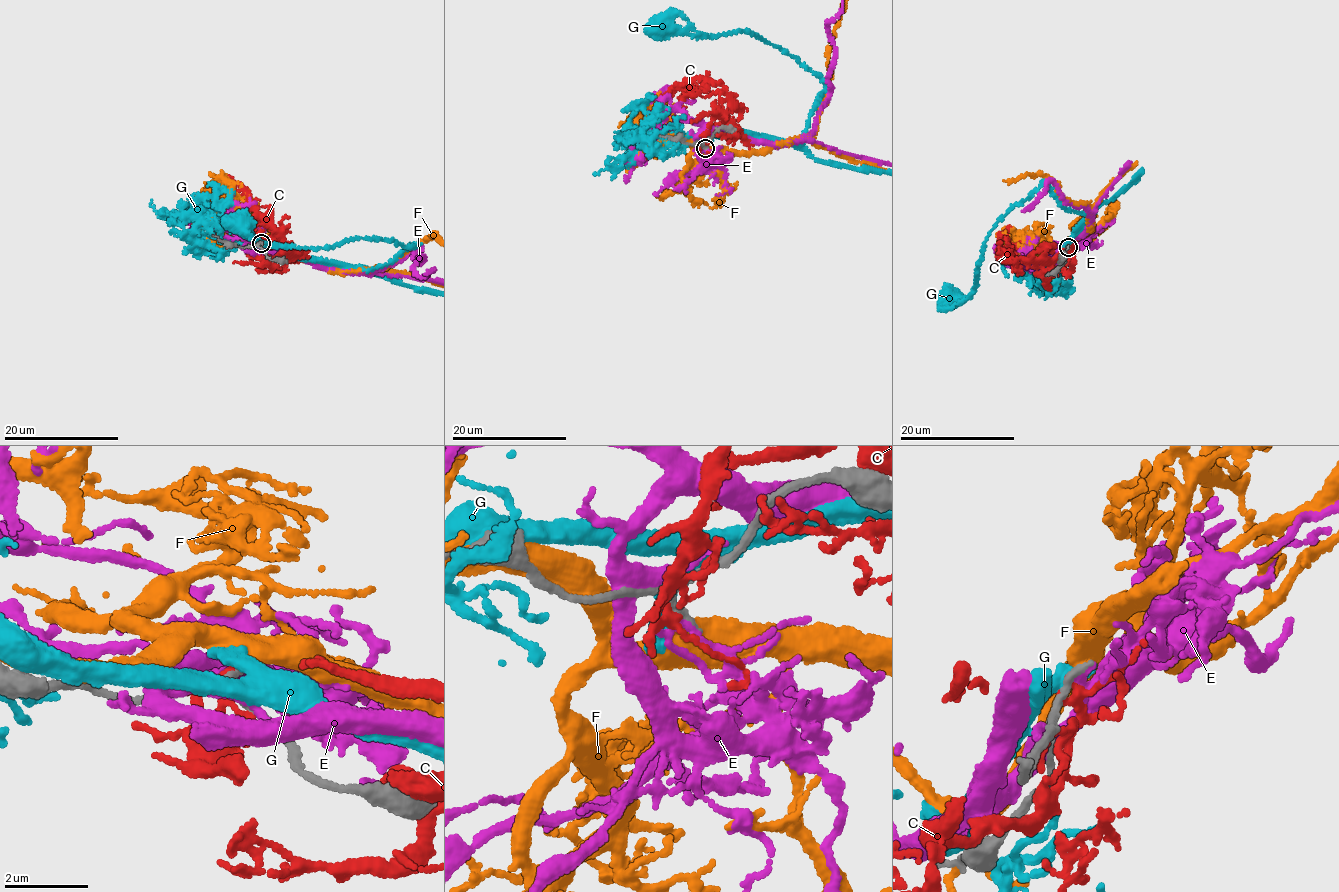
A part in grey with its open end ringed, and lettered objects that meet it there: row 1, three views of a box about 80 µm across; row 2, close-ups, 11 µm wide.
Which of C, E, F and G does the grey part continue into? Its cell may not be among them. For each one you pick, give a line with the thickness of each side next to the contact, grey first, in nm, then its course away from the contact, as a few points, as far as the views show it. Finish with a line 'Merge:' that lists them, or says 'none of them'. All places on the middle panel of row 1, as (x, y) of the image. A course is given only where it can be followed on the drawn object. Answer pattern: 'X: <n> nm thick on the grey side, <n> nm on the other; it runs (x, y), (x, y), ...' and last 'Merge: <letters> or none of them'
Merge: none of them

